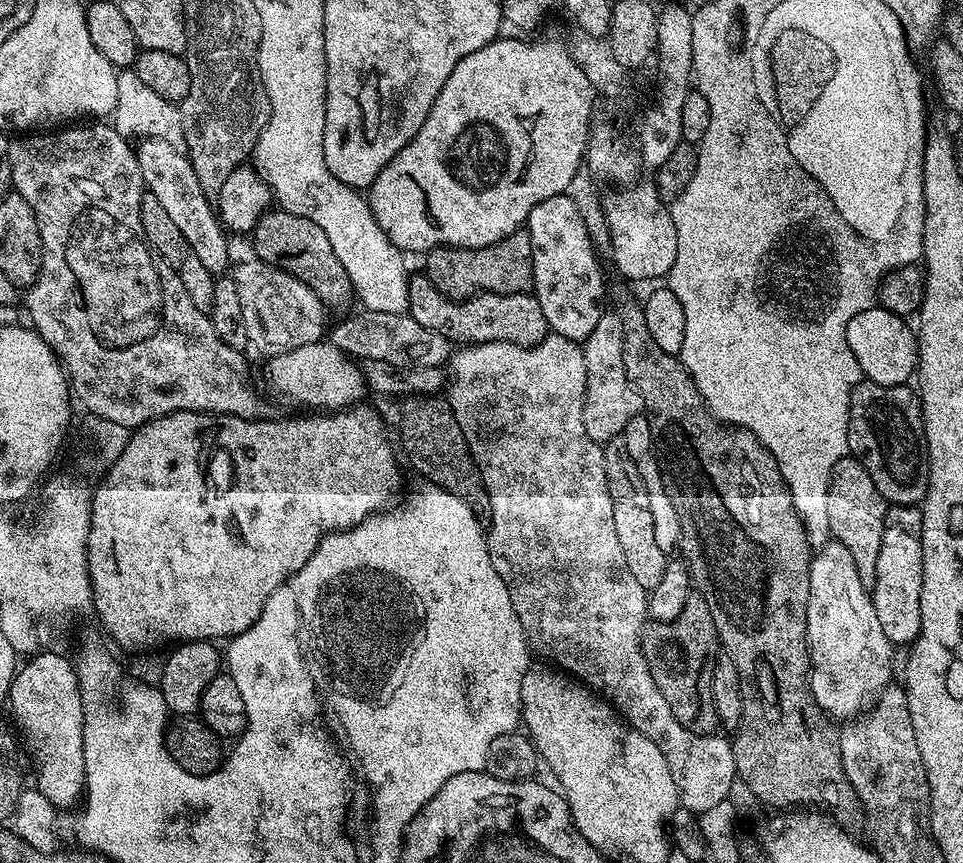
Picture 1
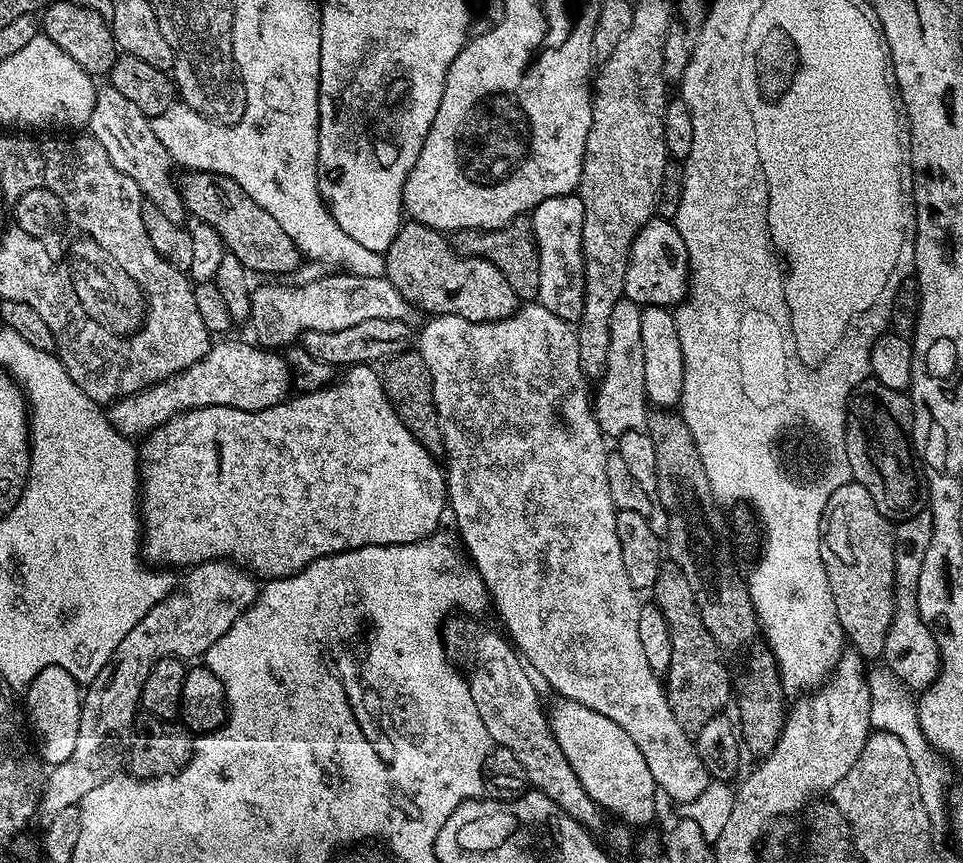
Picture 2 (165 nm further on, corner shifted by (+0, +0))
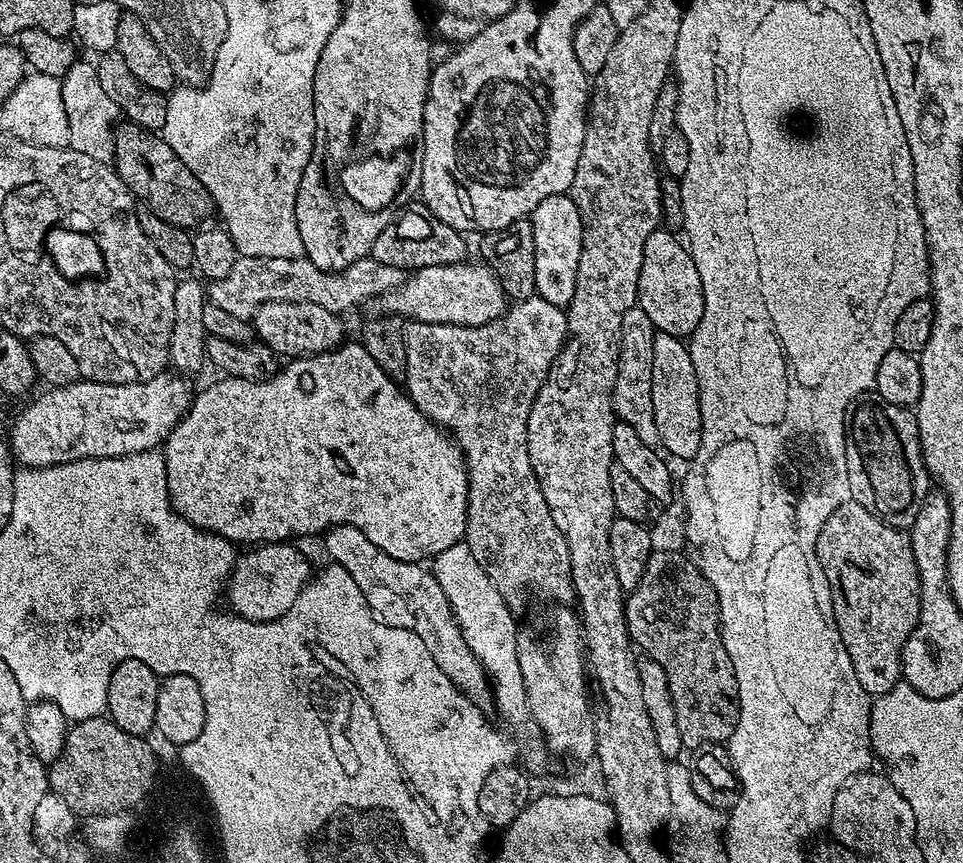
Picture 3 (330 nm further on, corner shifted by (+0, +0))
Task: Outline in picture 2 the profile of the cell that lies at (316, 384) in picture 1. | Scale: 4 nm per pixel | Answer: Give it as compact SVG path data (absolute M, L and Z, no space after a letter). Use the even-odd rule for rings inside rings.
M224 340L221 344L220 341L213 343L207 354L194 362L194 366L153 384L151 388L135 392L133 396L115 401L110 408L110 419L123 436L143 438L180 412L210 406L257 412L283 404L292 391L292 369L279 351L259 347L252 342L243 344L240 340Z

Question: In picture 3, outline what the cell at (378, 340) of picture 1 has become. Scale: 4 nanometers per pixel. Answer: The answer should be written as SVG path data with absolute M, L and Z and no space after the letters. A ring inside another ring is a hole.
M270 302L263 304L254 317L254 332L259 343L270 346L281 358L317 356L345 343L344 324L337 313L314 302Z

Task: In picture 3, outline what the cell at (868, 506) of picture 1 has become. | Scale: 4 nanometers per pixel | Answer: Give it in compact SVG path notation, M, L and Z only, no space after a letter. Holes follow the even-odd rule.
M849 502L838 506L838 510L826 518L818 534L816 553L830 586L832 613L838 634L842 634L850 662L854 662L854 674L858 674L858 682L862 682L862 690L866 690L869 697L886 694L895 684L901 683L900 652L920 613L920 579L918 566L914 566L914 550L909 533L882 522L870 510L866 510L866 506Z

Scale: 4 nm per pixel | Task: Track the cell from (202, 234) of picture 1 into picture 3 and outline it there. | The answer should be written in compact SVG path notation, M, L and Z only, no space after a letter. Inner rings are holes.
M77 59L60 80L60 89L62 102L66 106L66 118L70 122L68 147L78 150L78 154L90 154L90 158L108 164L114 154L114 129L122 113L120 107L106 95L106 90L102 90L95 63L91 59Z

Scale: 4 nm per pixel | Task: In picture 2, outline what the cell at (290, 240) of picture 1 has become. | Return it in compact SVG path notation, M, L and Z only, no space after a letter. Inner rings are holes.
M191 170L179 177L178 185L182 202L189 217L201 224L214 226L214 230L222 238L224 247L249 273L256 272L288 272L295 273L302 263L302 253L296 244L274 222L274 218L258 202L254 202L242 190L242 186L234 178L226 178L217 172L193 172Z

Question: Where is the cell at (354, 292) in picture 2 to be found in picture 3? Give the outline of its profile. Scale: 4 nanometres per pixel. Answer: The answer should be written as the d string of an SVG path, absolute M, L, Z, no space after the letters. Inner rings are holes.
M483 262L477 264L435 264L415 269L402 286L376 297L375 311L386 316L399 316L405 321L482 326L503 316L510 301L504 295L498 278Z

